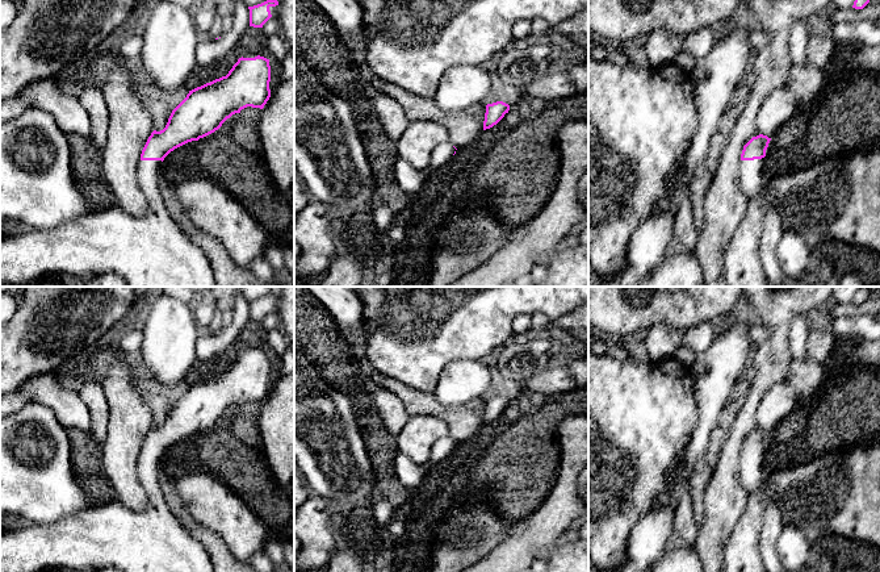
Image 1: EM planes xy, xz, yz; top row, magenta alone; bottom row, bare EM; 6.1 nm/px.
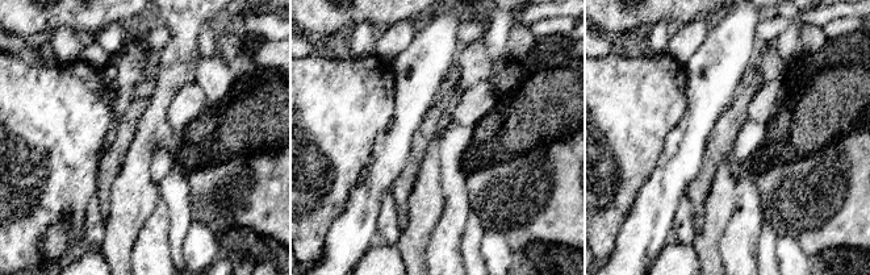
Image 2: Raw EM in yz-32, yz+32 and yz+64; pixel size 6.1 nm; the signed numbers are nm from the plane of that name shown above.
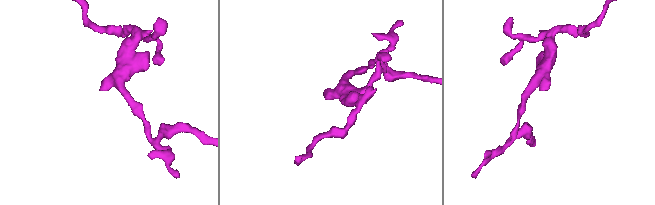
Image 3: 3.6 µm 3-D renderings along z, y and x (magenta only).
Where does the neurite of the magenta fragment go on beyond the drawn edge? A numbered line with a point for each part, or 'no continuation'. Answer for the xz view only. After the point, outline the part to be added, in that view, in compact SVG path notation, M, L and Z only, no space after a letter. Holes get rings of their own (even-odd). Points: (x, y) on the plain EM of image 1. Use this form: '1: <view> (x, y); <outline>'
1: xz (441, 449); M449 435L436 441L429 454L431 463L435 464L445 460L453 452L454 446L456 443Z

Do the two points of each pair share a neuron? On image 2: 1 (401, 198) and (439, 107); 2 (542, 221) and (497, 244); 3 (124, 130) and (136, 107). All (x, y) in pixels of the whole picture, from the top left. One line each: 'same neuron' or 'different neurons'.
1: same neuron
2: different neurons
3: same neuron

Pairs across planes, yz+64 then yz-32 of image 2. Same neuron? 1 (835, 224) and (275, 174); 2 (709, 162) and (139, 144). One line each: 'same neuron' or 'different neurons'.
1: same neuron
2: different neurons

